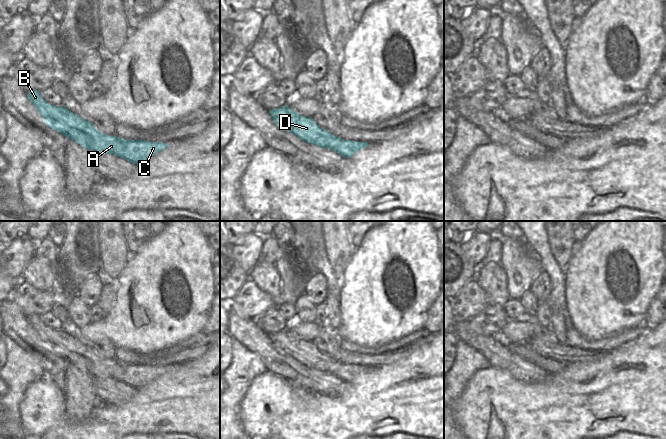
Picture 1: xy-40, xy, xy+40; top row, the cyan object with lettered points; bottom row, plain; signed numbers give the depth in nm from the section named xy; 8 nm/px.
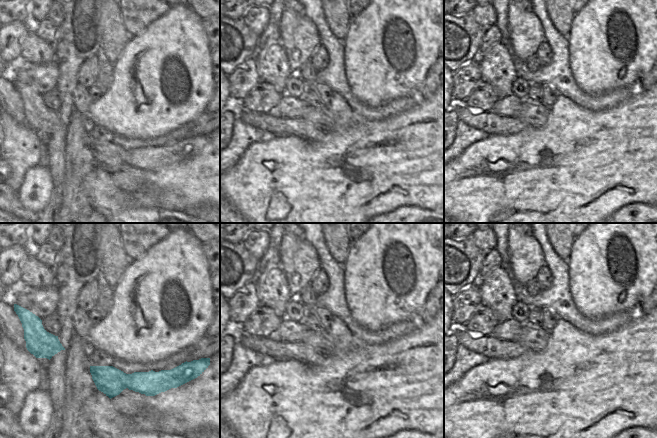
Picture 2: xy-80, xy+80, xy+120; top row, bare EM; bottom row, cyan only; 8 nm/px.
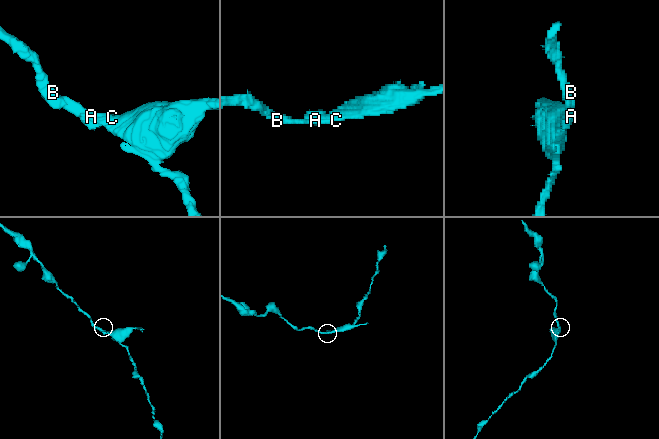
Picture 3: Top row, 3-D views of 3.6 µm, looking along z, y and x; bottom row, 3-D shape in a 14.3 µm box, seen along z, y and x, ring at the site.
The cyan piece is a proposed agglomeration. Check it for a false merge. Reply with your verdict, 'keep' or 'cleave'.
cleave

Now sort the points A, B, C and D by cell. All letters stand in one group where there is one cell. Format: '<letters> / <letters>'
A B D / C

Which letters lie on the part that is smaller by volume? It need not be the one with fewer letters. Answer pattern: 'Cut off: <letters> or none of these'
Cut off: C

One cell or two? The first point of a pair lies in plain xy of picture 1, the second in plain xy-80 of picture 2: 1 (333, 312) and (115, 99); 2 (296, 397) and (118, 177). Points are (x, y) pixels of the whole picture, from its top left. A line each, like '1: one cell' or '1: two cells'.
1: two cells
2: two cells

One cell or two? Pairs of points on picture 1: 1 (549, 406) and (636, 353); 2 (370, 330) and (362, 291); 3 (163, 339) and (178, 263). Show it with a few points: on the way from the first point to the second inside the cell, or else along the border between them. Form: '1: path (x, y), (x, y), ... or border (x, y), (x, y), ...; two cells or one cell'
1: path (571, 405), (576, 403), (614, 365); one cell
2: path (370, 320), (370, 301); one cell
3: path (159, 318), (159, 293), (156, 283), (160, 274); one cell

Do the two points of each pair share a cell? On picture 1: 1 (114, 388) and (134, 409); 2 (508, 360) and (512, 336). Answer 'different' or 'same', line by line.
1: different
2: different

